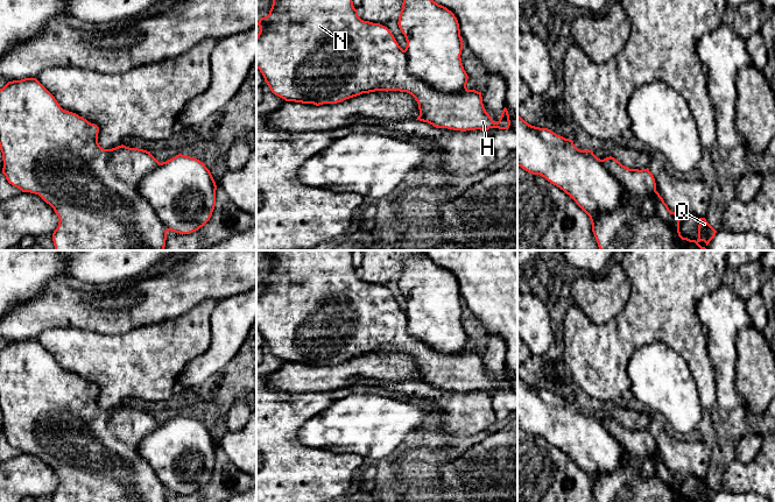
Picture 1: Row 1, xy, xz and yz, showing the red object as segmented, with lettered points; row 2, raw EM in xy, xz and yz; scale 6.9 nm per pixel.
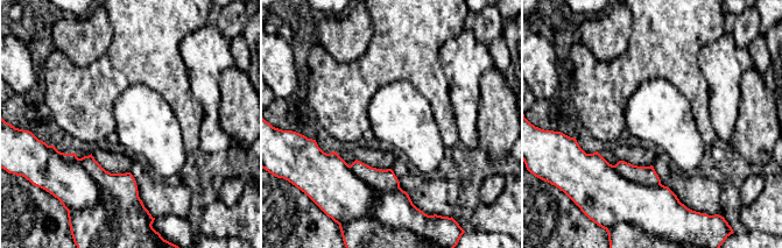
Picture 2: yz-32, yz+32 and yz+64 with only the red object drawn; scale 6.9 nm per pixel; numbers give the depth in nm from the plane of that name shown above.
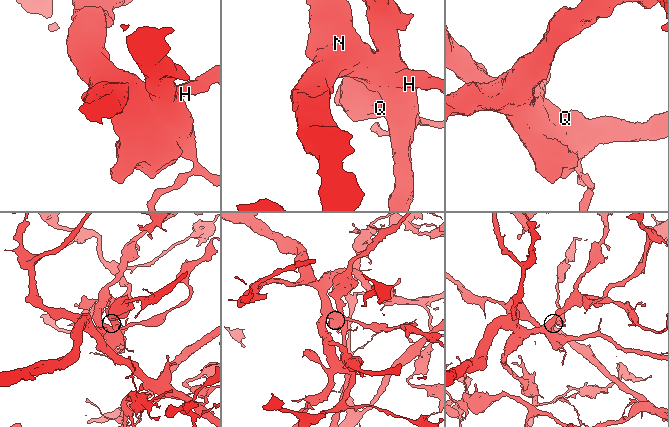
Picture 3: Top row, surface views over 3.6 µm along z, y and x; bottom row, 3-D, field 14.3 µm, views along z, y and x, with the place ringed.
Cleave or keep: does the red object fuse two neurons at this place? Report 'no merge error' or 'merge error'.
merge error

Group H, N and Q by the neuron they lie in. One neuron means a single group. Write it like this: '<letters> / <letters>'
H N / Q

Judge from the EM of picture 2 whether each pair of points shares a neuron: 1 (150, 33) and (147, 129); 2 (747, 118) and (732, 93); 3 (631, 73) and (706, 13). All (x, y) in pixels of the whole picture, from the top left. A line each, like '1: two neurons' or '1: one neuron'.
1: two neurons
2: two neurons
3: one neuron

